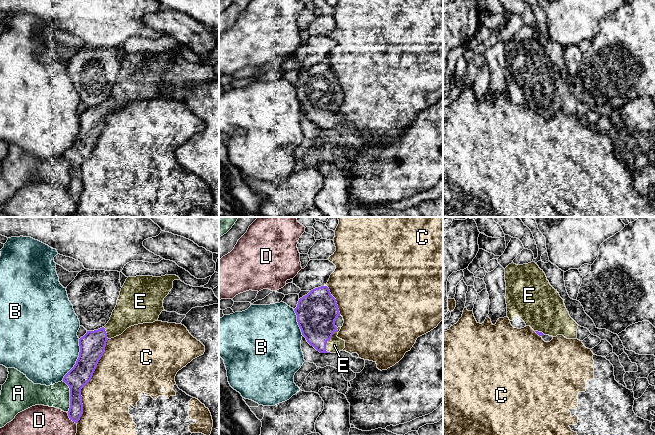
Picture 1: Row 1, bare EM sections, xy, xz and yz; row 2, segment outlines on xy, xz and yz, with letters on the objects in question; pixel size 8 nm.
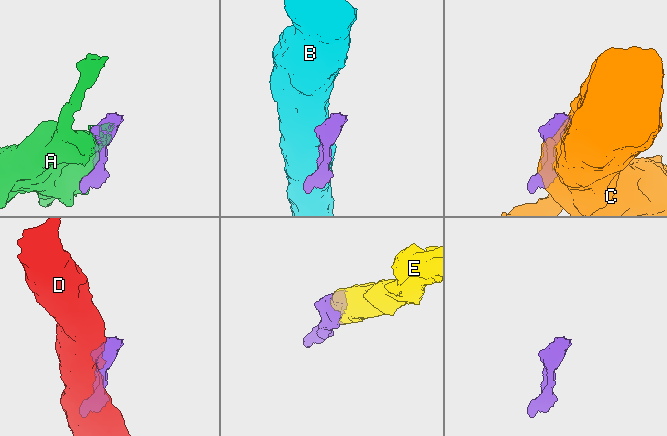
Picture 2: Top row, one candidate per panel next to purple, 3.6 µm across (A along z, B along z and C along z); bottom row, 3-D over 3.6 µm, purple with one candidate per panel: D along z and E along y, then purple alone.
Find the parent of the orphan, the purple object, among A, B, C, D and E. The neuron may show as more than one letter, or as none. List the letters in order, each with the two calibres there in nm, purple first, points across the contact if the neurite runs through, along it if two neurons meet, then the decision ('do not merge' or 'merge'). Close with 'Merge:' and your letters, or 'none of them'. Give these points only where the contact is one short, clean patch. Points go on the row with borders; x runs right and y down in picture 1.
A: 170 nm thick on the purple side, 190 nm on the other; do not merge
B: 200 nm thick on the purple side, 480 nm on the other; do not merge
C: 190 nm thick on the purple side, 420 nm on the other; do not merge
D: 110 nm thick on the purple side, 240 nm on the other; do not merge
E: 320 nm thick on the purple side, 120 nm on the other; merge
Merge: E

